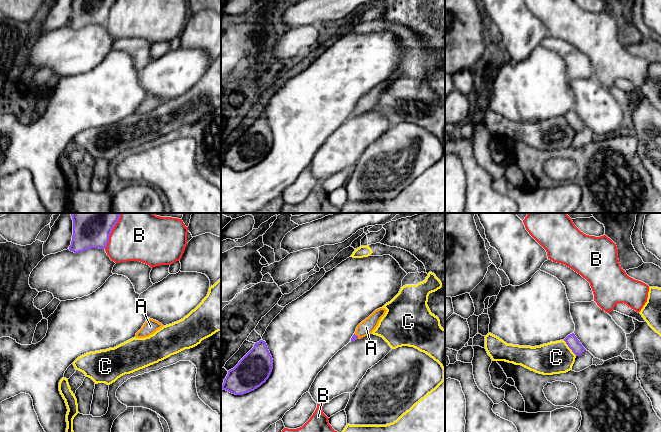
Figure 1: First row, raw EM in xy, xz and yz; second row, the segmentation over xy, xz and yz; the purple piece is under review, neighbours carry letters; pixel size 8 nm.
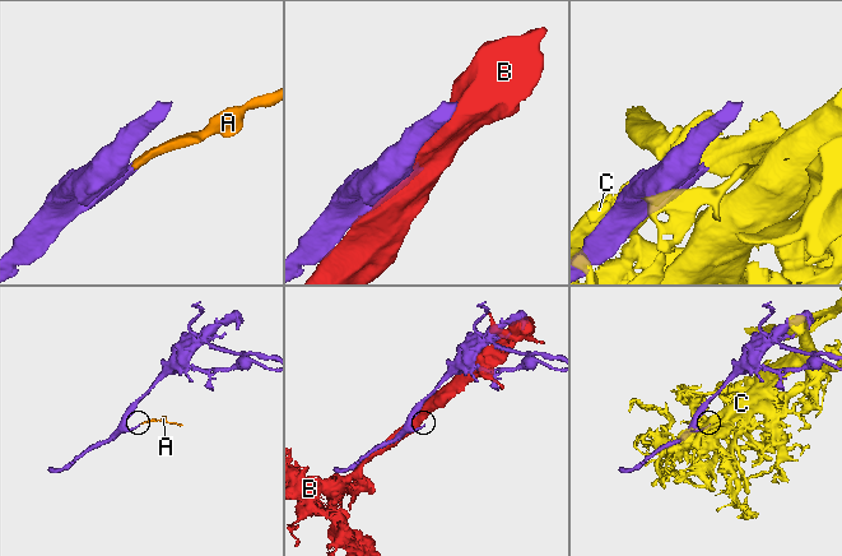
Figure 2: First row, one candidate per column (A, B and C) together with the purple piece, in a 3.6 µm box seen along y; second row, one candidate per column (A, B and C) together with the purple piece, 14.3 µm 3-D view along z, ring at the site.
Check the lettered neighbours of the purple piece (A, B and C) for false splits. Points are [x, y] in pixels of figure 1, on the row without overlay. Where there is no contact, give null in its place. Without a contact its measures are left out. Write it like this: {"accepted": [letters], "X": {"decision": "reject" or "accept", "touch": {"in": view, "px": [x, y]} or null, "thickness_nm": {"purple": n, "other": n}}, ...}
{"accepted": ["A"], "A": {"decision": "accept", "touch": {"in": "xz", "px": [357, 112]}, "thickness_nm": {"purple": 50, "other": 120}}, "B": {"decision": "reject", "touch": {"in": "xy", "px": [108, 13]}, "thickness_nm": {"purple": 200, "other": 300}}, "C": {"decision": "reject", "touch": {"in": "yz", "px": [569, 123]}, "thickness_nm": {"purple": 100, "other": 260}}}

